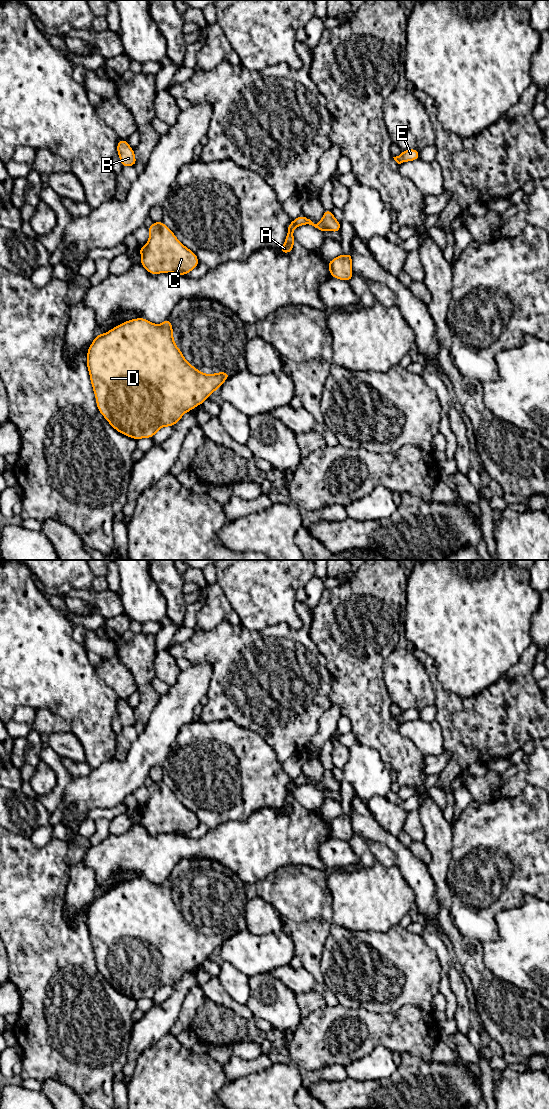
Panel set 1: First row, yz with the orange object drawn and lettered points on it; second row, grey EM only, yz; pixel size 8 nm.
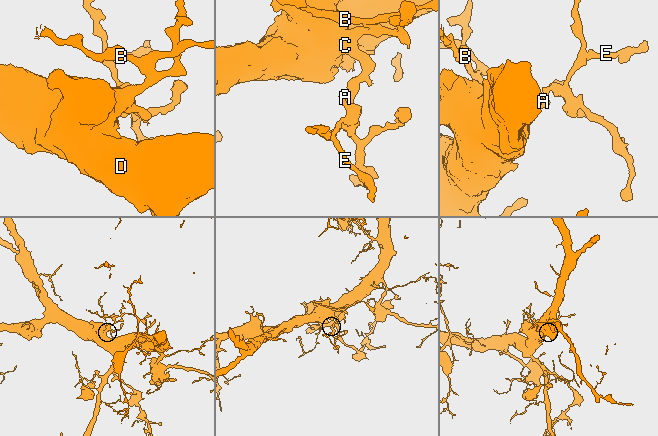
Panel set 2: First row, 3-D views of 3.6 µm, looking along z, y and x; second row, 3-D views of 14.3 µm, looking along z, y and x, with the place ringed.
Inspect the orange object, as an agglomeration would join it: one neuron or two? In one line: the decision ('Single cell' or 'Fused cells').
Single cell

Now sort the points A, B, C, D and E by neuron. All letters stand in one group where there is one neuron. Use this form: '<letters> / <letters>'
A B C D E

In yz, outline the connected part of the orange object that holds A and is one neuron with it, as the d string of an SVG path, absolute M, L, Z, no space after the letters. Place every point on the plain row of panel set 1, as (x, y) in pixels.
M327 769L324 770L324 775L319 784L314 784L309 778L303 775L300 775L295 780L292 780L292 782L287 786L288 793L285 799L285 803L279 809L282 814L290 813L293 810L295 798L292 793L295 790L295 788L297 786L307 785L307 784L314 786L315 788L320 790L322 793L325 790L340 793L340 788L341 788L340 782L338 782L335 779L331 770L327 770Z

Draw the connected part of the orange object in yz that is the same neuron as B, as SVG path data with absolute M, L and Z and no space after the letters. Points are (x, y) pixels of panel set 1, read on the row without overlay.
M119 699L117 713L120 717L120 721L123 727L137 725L134 709L128 705L127 700Z

